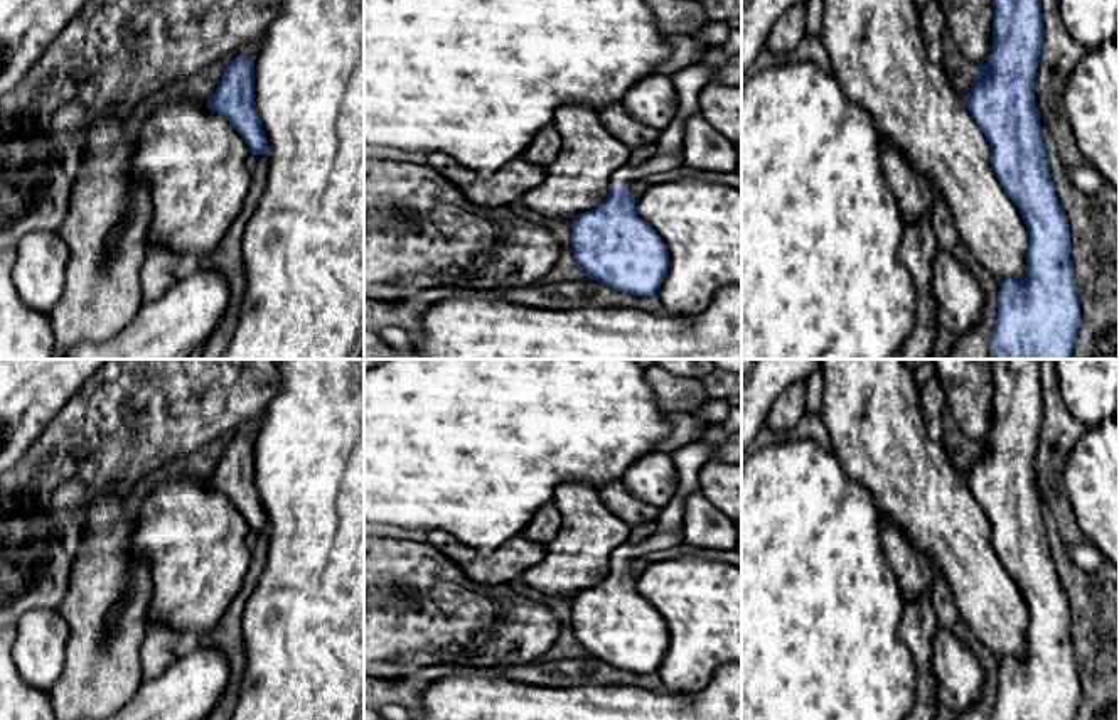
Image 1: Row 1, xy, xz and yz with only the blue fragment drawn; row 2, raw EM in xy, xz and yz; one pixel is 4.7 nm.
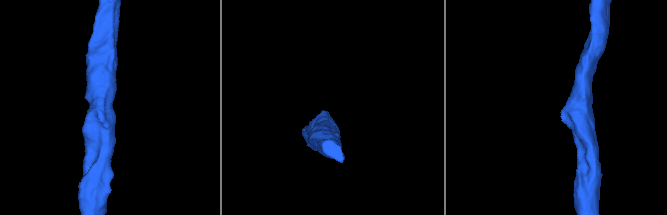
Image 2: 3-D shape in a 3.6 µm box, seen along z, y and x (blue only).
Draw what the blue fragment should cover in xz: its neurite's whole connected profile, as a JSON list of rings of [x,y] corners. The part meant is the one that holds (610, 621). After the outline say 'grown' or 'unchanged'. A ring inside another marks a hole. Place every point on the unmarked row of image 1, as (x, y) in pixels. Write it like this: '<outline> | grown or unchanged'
[[[683,528],[657,529],[644,541],[624,543],[610,555],[607,577],[571,597],[571,629],[581,647],[607,666],[654,674],[667,651],[669,629],[635,590],[629,561],[683,543]]] | grown

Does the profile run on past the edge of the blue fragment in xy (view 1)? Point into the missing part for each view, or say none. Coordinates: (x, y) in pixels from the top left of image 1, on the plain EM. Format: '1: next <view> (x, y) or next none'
1: next none

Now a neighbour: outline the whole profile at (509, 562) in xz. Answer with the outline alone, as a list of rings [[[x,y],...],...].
[[[428,531],[426,541],[452,560],[474,583],[485,587],[507,587],[539,563],[548,551],[546,545],[522,535],[516,535],[489,553],[477,551],[445,531]]]

